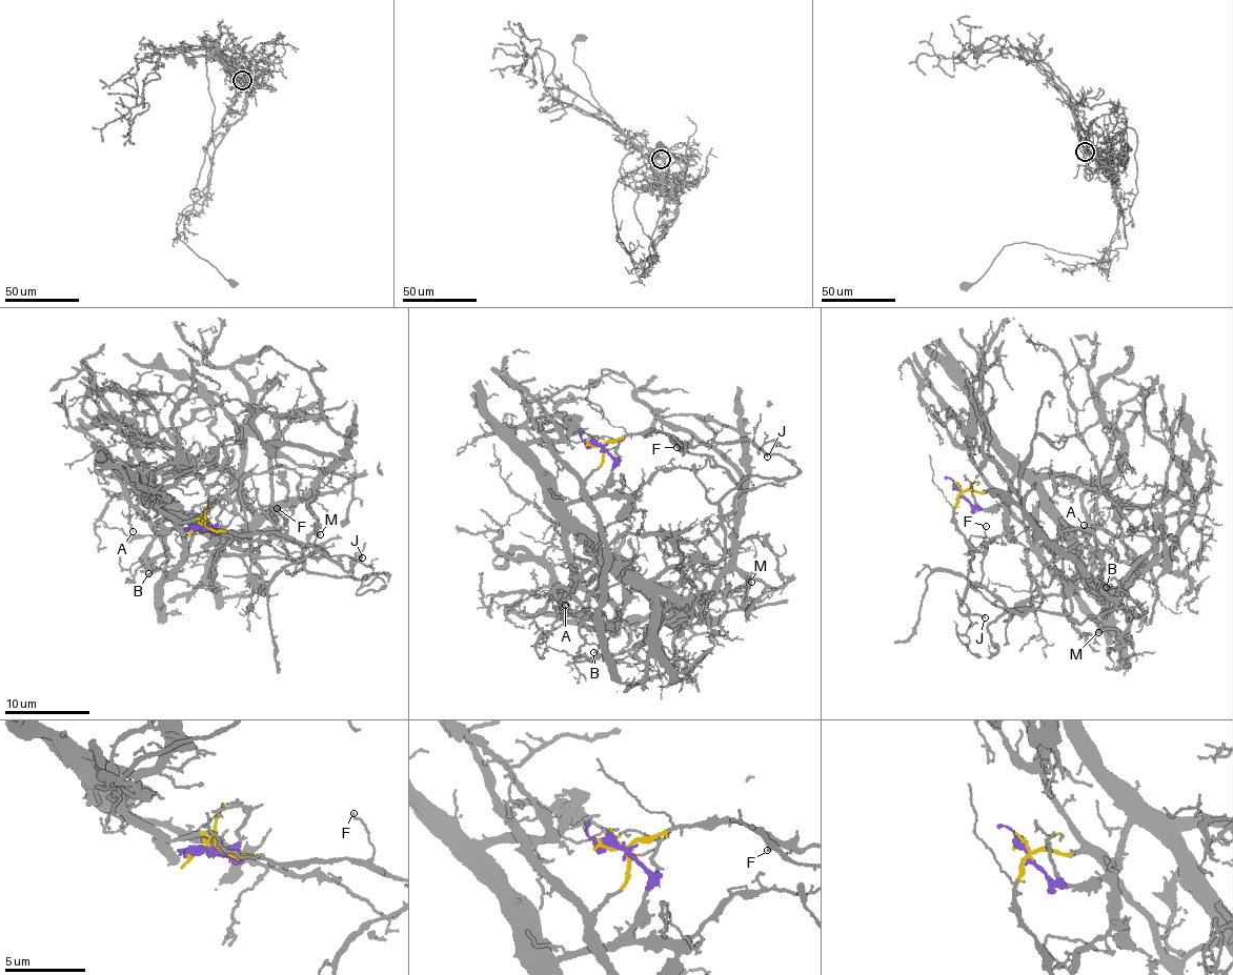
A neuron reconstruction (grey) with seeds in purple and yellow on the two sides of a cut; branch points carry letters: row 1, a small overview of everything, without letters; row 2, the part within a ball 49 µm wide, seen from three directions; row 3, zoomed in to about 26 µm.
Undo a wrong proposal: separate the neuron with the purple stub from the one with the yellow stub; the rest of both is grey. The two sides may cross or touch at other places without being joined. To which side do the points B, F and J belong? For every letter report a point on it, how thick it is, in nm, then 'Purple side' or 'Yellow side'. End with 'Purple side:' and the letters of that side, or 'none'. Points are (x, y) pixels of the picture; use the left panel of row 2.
B: Place: (148, 573). Thickness 110 nm. Purple side
F: Place: (277, 508). Thickness 110 nm. Yellow side
J: Place: (362, 557). Thickness 180 nm. Yellow side
Purple side: B

